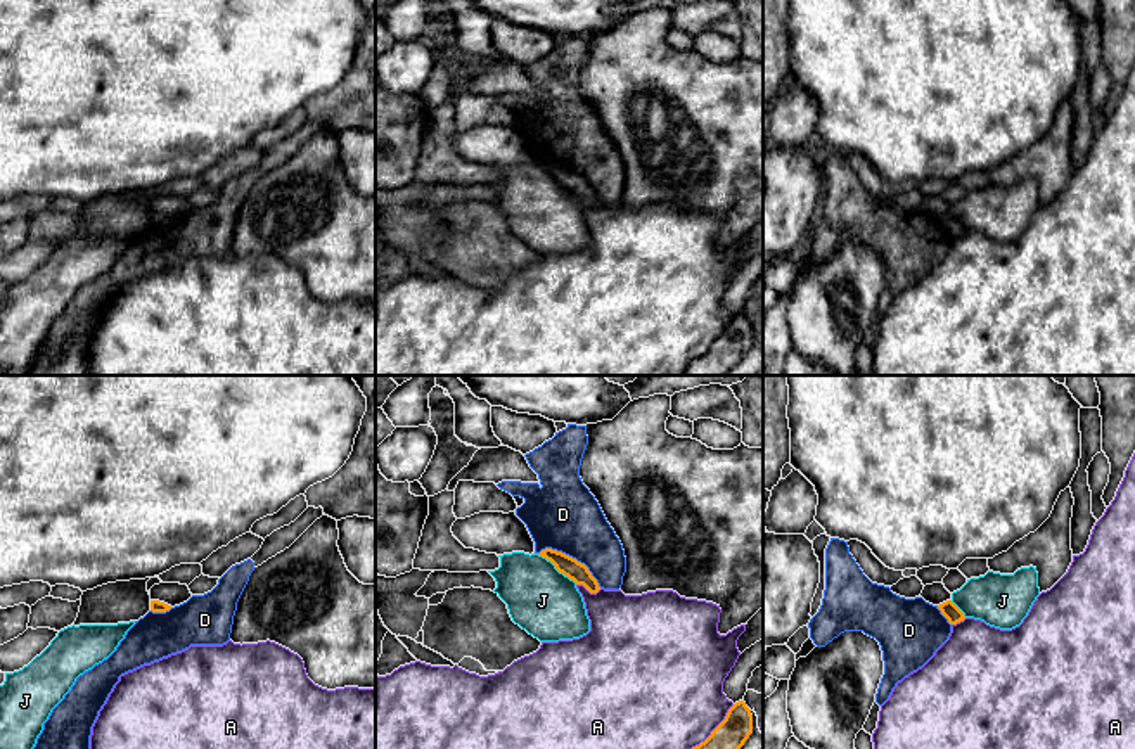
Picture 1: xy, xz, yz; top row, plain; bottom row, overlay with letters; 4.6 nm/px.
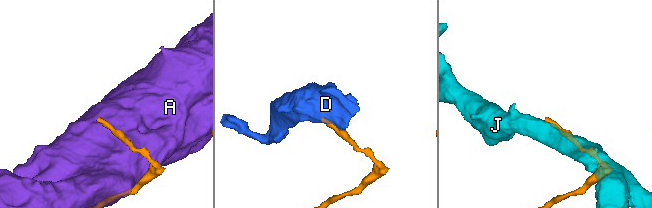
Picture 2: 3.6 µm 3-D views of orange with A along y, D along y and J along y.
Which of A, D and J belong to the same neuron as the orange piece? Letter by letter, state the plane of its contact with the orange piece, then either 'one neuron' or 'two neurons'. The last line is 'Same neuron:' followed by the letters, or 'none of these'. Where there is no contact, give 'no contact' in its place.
A: contact in xz; two neurons
D: contact in xz; two neurons
J: contact in xz; two neurons
Same neuron: none of these

